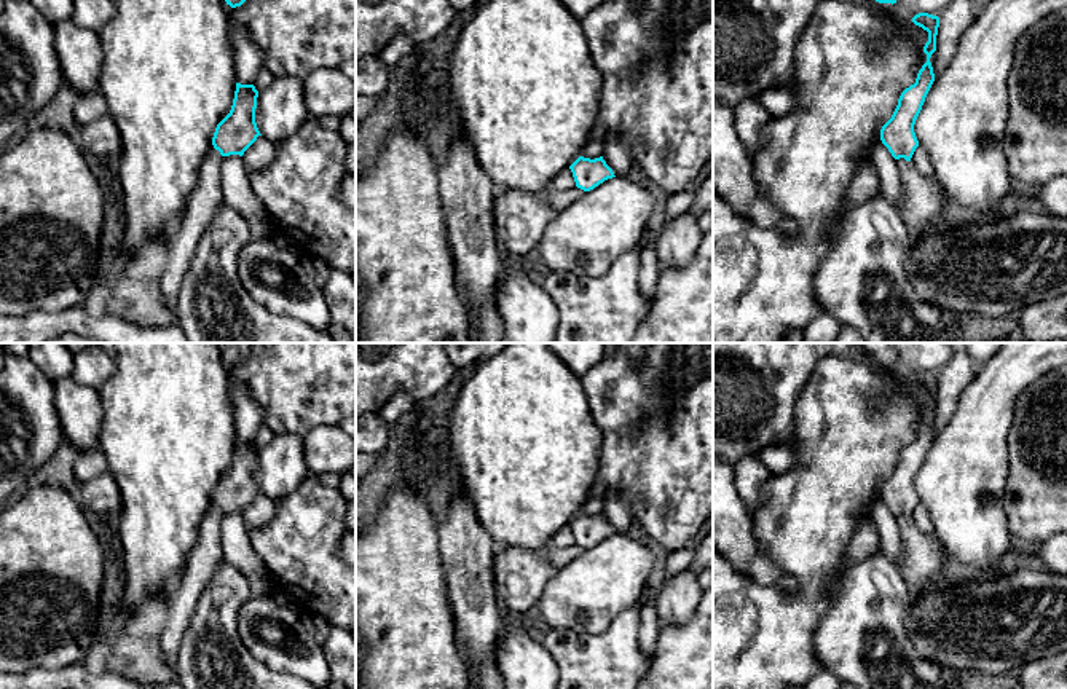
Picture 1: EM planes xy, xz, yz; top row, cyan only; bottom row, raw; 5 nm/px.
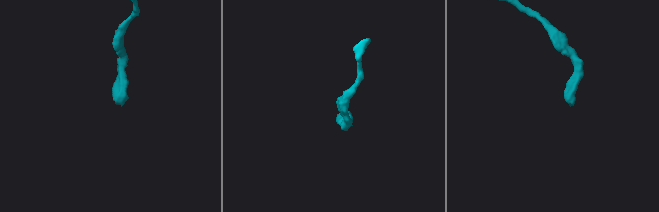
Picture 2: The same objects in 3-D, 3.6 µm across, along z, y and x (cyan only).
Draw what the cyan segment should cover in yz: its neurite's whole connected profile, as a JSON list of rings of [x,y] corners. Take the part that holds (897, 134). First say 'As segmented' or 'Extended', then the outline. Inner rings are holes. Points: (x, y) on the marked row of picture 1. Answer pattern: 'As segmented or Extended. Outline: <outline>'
Extended. Outline: [[[919,13],[912,18],[912,22],[928,32],[928,41],[923,46],[927,62],[919,70],[915,83],[901,93],[892,118],[880,129],[880,140],[900,167],[904,187],[904,201],[900,215],[911,234],[917,236],[933,225],[946,203],[943,199],[944,190],[938,180],[920,174],[911,163],[919,147],[914,124],[935,81],[930,57],[936,51],[939,18]]]

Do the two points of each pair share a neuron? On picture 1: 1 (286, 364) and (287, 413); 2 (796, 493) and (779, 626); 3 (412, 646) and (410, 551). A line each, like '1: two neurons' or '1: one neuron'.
1: one neuron
2: one neuron
3: one neuron

